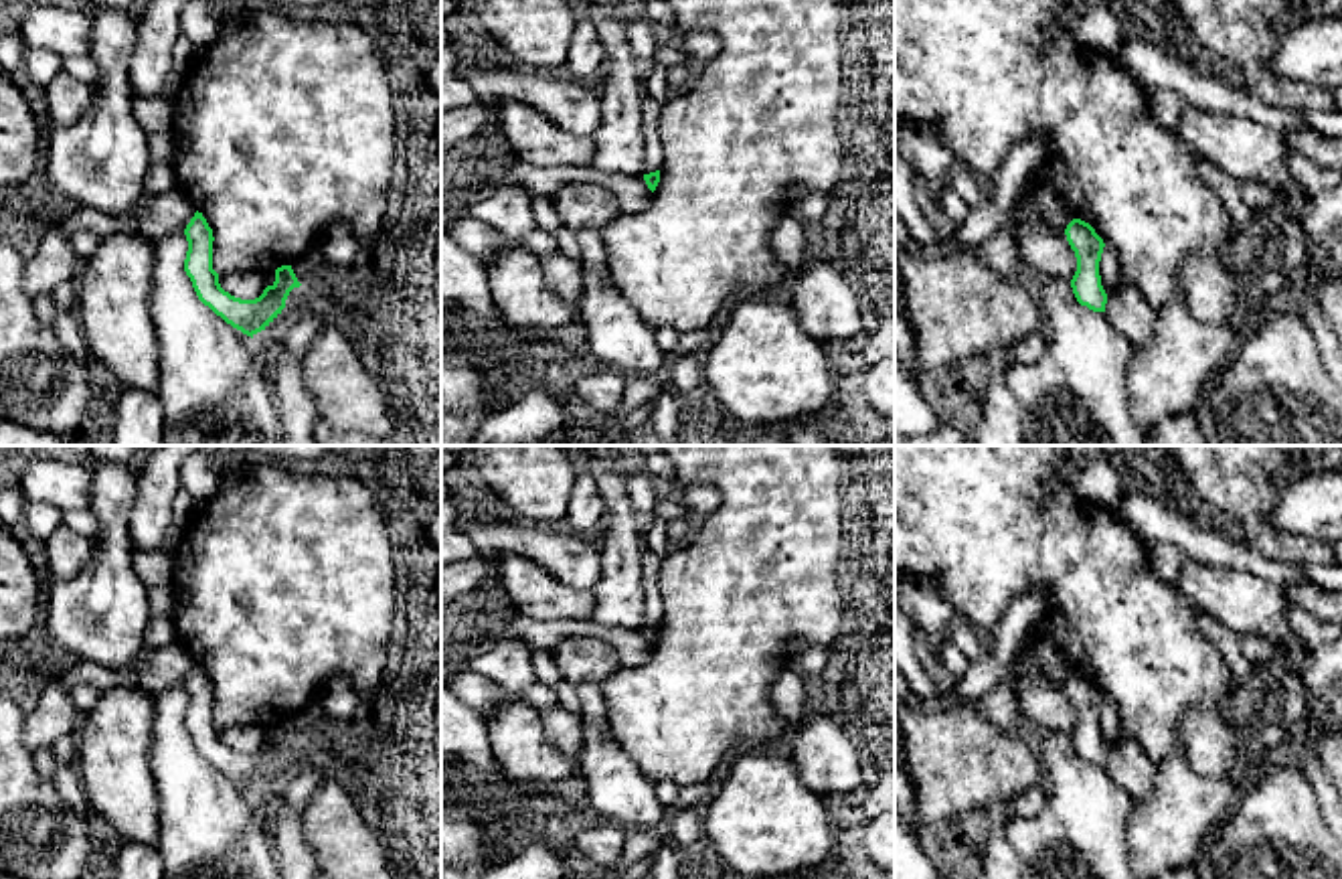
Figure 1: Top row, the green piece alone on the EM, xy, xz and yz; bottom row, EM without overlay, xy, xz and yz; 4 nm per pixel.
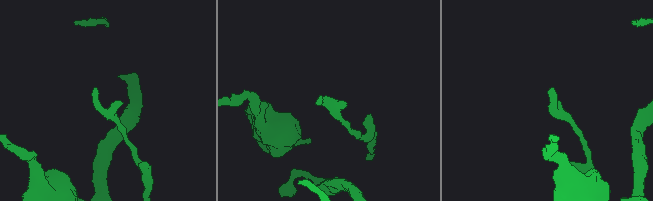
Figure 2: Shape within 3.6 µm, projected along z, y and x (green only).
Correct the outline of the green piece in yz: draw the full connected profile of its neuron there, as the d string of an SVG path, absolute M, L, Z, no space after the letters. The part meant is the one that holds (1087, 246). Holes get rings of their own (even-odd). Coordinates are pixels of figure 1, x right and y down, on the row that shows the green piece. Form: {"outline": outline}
{"outline": "M1073 219L1065 235L1077 257L1077 271L1071 279L1077 302L1093 312L1105 312L1107 294L1099 275L1099 261L1105 247L1103 239L1081 219Z"}

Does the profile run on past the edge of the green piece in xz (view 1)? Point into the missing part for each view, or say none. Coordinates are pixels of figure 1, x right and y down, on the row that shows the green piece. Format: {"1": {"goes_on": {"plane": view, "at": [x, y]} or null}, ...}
{"1": {"goes_on": null}}

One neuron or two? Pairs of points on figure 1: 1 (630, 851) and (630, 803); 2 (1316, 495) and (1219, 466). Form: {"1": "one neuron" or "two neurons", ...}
{"1": "two neurons", "2": "two neurons"}

